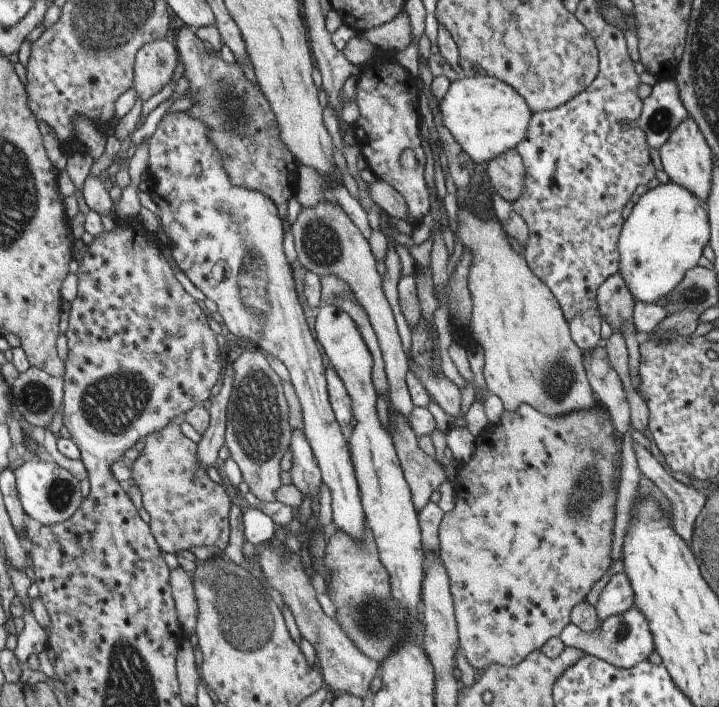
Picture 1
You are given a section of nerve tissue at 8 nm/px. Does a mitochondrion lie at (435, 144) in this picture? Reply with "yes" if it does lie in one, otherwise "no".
no

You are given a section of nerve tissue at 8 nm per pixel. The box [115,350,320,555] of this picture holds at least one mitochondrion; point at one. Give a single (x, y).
(256, 422)

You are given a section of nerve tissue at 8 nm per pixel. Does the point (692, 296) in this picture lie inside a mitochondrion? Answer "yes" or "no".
yes

